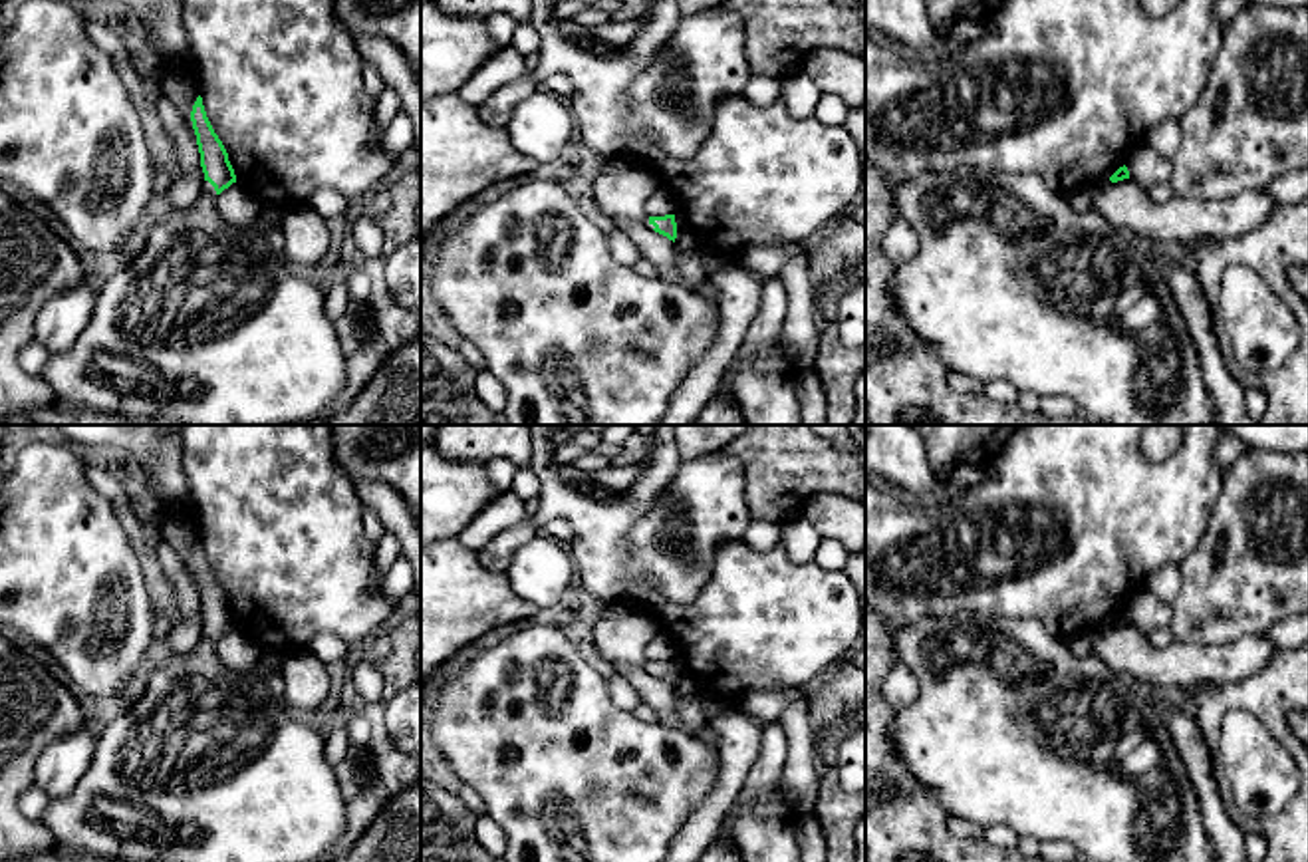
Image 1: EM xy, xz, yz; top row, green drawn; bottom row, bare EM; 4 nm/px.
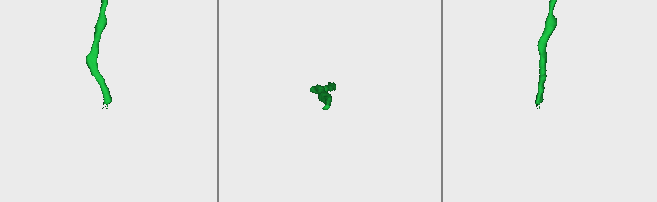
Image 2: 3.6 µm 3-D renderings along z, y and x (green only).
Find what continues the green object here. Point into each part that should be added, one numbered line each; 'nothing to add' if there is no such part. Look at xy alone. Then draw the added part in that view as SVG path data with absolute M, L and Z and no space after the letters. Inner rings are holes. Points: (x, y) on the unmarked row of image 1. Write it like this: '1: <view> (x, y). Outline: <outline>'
1: xy (207, 765). Outline: M204 626L202 642L155 665L147 677L143 695L99 733L89 769L73 792L50 800L40 822L50 830L56 850L79 856L117 858L125 862L322 862L347 826L345 790L339 787L333 767L326 761L324 725L292 711L284 699L274 697L250 673L226 667L216 655L216 636Z

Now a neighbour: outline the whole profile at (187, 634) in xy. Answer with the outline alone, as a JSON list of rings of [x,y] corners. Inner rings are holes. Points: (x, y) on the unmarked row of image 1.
[[[202,612],[189,620],[179,622],[177,626],[169,628],[165,638],[165,646],[171,651],[187,653],[195,649],[204,638],[204,618]]]

